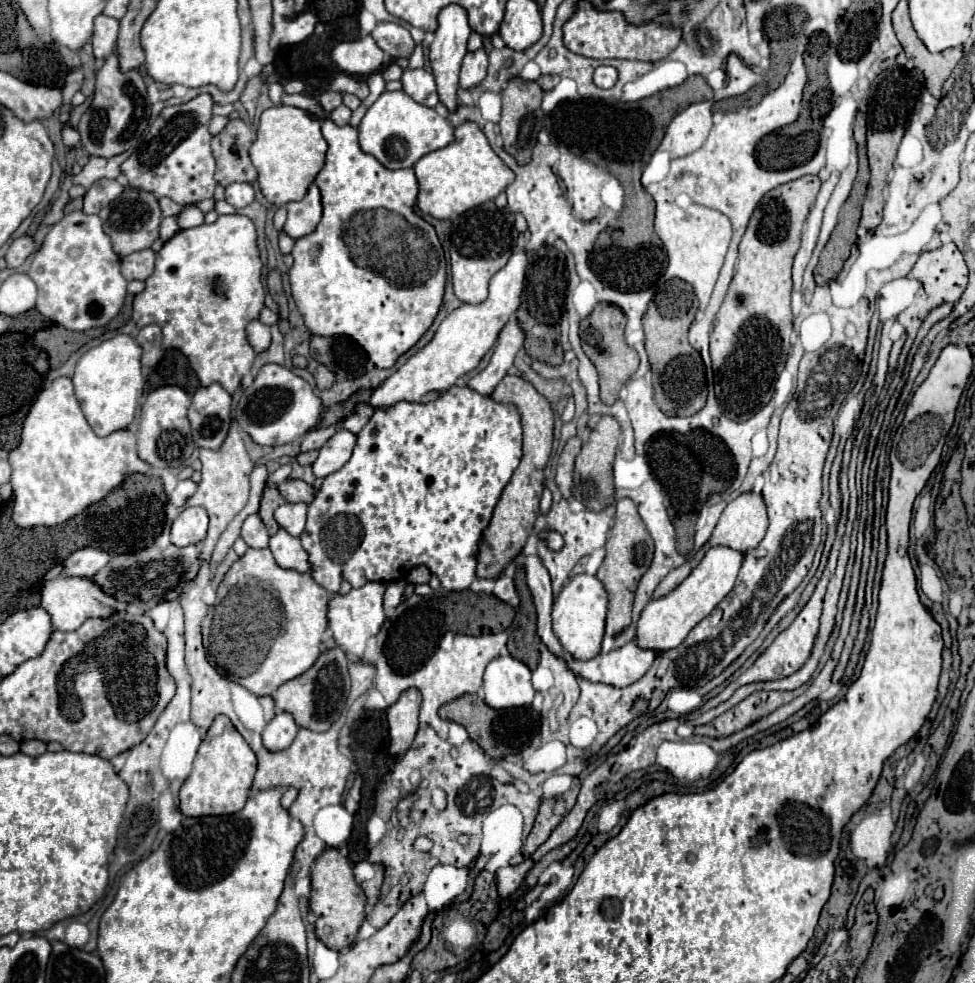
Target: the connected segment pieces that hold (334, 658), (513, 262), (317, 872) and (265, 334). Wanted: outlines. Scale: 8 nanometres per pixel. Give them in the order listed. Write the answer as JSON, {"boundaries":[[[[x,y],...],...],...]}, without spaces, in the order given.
{"boundaries":[[[[332,648],[332,650],[324,652],[308,672],[304,672],[302,676],[282,684],[272,694],[272,698],[276,702],[275,714],[288,712],[288,714],[294,716],[294,722],[298,726],[314,730],[314,732],[324,732],[338,720],[338,716],[340,716],[340,712],[346,704],[348,690],[350,690],[348,658],[346,658],[346,654],[342,654],[342,650]]],[[[514,250],[506,266],[492,276],[488,298],[480,304],[460,304],[454,312],[450,312],[438,326],[434,338],[416,354],[412,354],[404,366],[400,366],[386,382],[382,382],[382,386],[374,390],[374,394],[370,396],[370,406],[382,408],[402,400],[432,402],[434,398],[438,398],[438,394],[444,394],[448,388],[452,388],[460,376],[472,372],[482,360],[482,356],[494,346],[504,324],[518,310],[520,296],[524,290],[526,266],[528,252]]],[[[326,848],[312,866],[312,894],[310,894],[310,910],[316,914],[316,936],[332,950],[342,950],[354,944],[358,936],[358,928],[364,922],[364,906],[366,896],[362,888],[356,884],[352,866],[336,848]]],[[[252,320],[248,326],[246,326],[246,336],[248,336],[248,342],[250,346],[254,348],[256,354],[262,354],[268,350],[270,342],[272,342],[272,336],[270,336],[270,328],[266,324],[262,324],[260,320]]]]}

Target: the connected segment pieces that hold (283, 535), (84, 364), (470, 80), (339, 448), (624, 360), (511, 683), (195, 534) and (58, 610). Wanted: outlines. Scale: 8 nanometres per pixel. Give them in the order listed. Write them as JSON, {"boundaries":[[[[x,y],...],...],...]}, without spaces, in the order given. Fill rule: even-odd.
{"boundaries":[[[[280,528],[270,538],[270,550],[272,550],[274,560],[278,562],[280,568],[296,570],[296,572],[302,572],[302,574],[312,574],[312,564],[308,560],[306,550],[300,544],[300,538],[294,538],[286,530]]],[[[118,334],[102,342],[78,360],[72,384],[84,416],[98,436],[104,438],[116,430],[124,430],[134,420],[146,382],[141,367],[142,348],[132,336],[126,334]]],[[[478,48],[476,52],[468,52],[462,60],[460,68],[460,88],[472,88],[486,76],[488,68],[488,54],[484,48]]],[[[340,428],[336,434],[320,448],[320,454],[316,462],[312,464],[312,470],[318,478],[326,478],[328,474],[340,470],[352,456],[352,448],[356,444],[356,434]]],[[[598,304],[594,312],[580,322],[580,338],[582,338],[582,350],[590,358],[590,362],[596,366],[600,376],[600,398],[604,404],[614,404],[618,398],[620,388],[626,384],[626,380],[638,370],[638,354],[634,348],[630,348],[624,340],[624,324],[626,316],[622,310],[610,304]]],[[[508,656],[494,658],[484,672],[484,702],[490,708],[530,706],[534,688],[530,684],[530,670],[520,660]]],[[[188,506],[182,514],[174,520],[170,540],[176,546],[190,546],[198,544],[206,538],[208,532],[208,514],[200,506]]],[[[88,578],[48,580],[40,592],[40,608],[44,608],[50,614],[52,626],[62,632],[78,630],[86,618],[110,618],[114,612],[124,610],[120,602],[114,602],[114,598],[110,598],[108,594],[102,594],[102,590],[98,590],[98,586],[94,586],[94,582],[90,582]]]]}

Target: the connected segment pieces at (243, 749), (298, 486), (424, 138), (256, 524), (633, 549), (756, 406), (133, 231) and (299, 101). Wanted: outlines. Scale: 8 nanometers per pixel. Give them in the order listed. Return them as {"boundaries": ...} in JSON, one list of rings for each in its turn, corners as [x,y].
{"boundaries":[[[[220,714],[202,740],[192,772],[180,788],[180,810],[184,816],[224,816],[242,810],[248,800],[252,778],[256,772],[256,754],[250,750],[242,734],[234,728],[228,716]]],[[[286,480],[286,482],[278,484],[278,490],[286,498],[286,502],[306,502],[306,504],[310,504],[314,500],[314,494],[316,494],[316,490],[302,480]]],[[[384,92],[364,114],[358,126],[358,144],[362,152],[374,156],[390,170],[412,168],[422,156],[448,146],[454,140],[454,128],[434,108],[414,102],[406,92]]],[[[254,514],[254,516],[248,516],[242,524],[242,538],[248,546],[252,548],[266,548],[268,546],[268,532],[264,528],[264,522]]],[[[630,498],[620,500],[616,504],[616,524],[610,530],[610,536],[606,542],[606,558],[596,574],[596,578],[604,584],[604,588],[608,592],[608,616],[606,616],[606,634],[608,636],[620,634],[622,630],[626,630],[630,626],[634,592],[636,592],[640,578],[650,568],[652,554],[654,554],[654,542],[638,514],[636,504]]],[[[802,176],[770,190],[754,210],[740,240],[736,274],[710,332],[710,356],[718,382],[716,398],[722,412],[736,422],[748,420],[770,402],[776,378],[786,364],[794,318],[790,310],[790,266],[798,252],[802,222],[818,190],[818,176]]],[[[124,188],[124,192],[114,202],[110,202],[106,208],[100,210],[100,218],[106,234],[112,238],[114,252],[122,258],[152,246],[152,242],[158,238],[162,212],[158,206],[158,198],[152,192],[144,192],[138,188]]],[[[290,94],[290,96],[292,96],[292,104],[294,104],[294,106],[304,108],[304,110],[310,110],[310,112],[312,112],[314,116],[318,116],[318,118],[326,118],[326,116],[328,116],[316,100],[306,98],[306,96],[300,96],[300,94]]]]}

